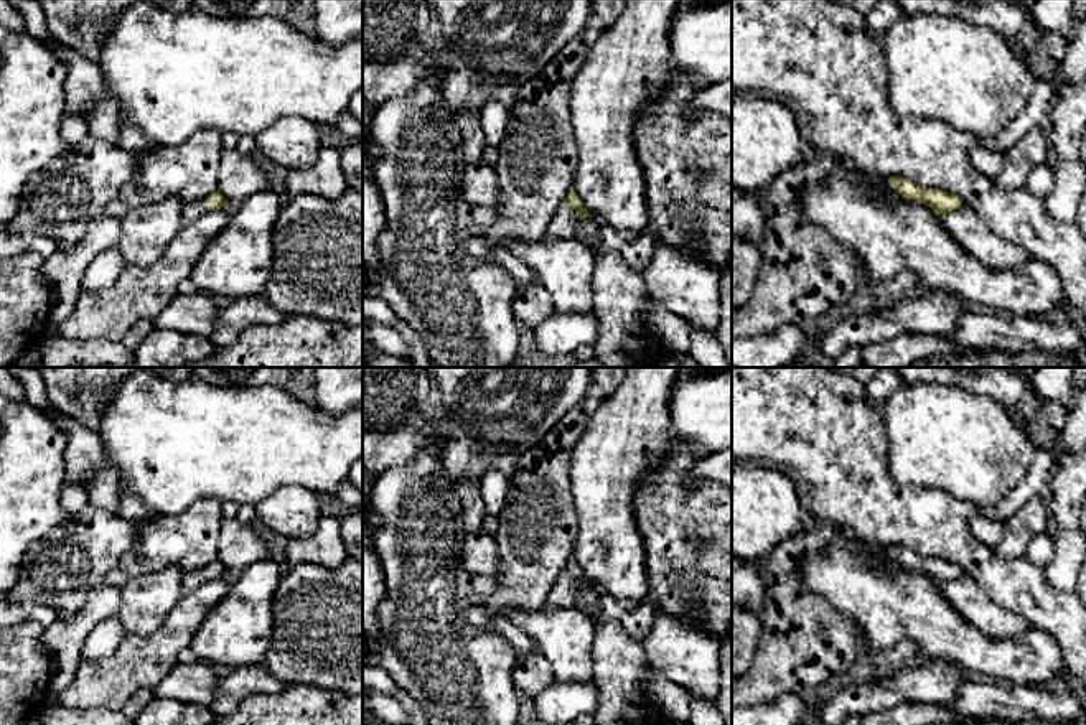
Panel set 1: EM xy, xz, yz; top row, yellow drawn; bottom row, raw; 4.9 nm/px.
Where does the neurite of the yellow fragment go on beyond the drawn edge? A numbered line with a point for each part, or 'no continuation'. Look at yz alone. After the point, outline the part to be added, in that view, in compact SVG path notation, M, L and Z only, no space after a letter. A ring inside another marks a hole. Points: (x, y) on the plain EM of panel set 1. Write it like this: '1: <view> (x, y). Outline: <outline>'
no continuation

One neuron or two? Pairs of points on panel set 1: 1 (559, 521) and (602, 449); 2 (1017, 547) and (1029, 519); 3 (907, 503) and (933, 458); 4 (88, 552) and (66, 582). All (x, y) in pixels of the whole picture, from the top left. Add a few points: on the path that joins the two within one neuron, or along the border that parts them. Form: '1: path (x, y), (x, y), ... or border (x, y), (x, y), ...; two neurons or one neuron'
1: border (572, 458), (571, 496), (577, 536); two neurons
2: path (1017, 541), (1017, 533), (1024, 526); one neuron
3: border (885, 463), (902, 485), (935, 486), (954, 496); two neurons
4: path (81, 559), (66, 575); one neuron

